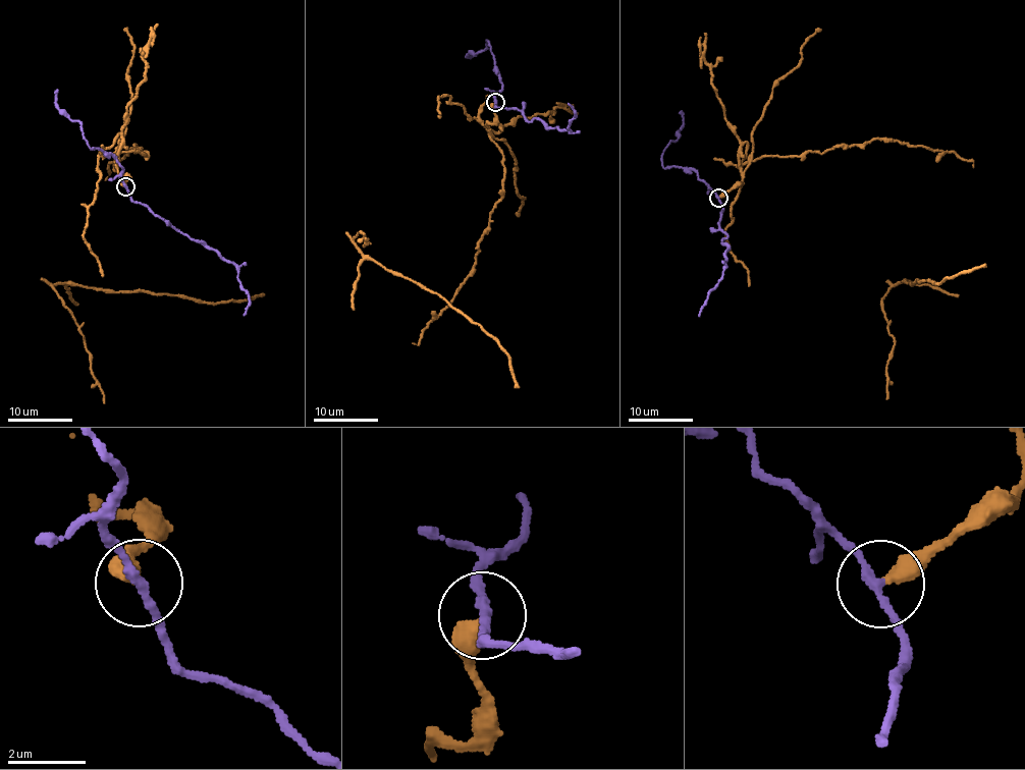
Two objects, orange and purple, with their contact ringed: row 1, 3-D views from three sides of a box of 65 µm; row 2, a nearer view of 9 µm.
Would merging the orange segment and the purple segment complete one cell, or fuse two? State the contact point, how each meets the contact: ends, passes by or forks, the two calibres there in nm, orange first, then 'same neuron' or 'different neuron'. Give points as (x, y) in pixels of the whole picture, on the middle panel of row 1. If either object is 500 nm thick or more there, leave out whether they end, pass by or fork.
place (495, 102); orange ends; purple passes by; calibres 400 and 200 nm; different neuron

